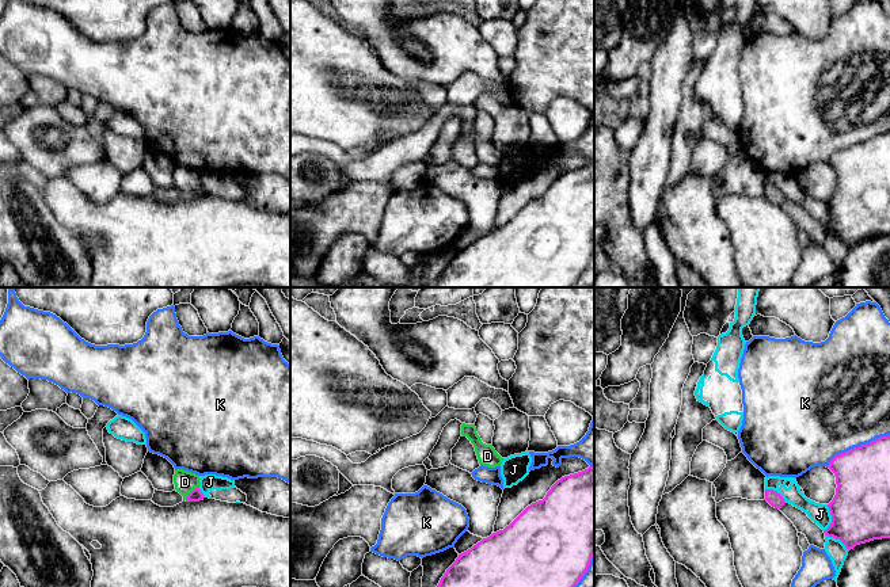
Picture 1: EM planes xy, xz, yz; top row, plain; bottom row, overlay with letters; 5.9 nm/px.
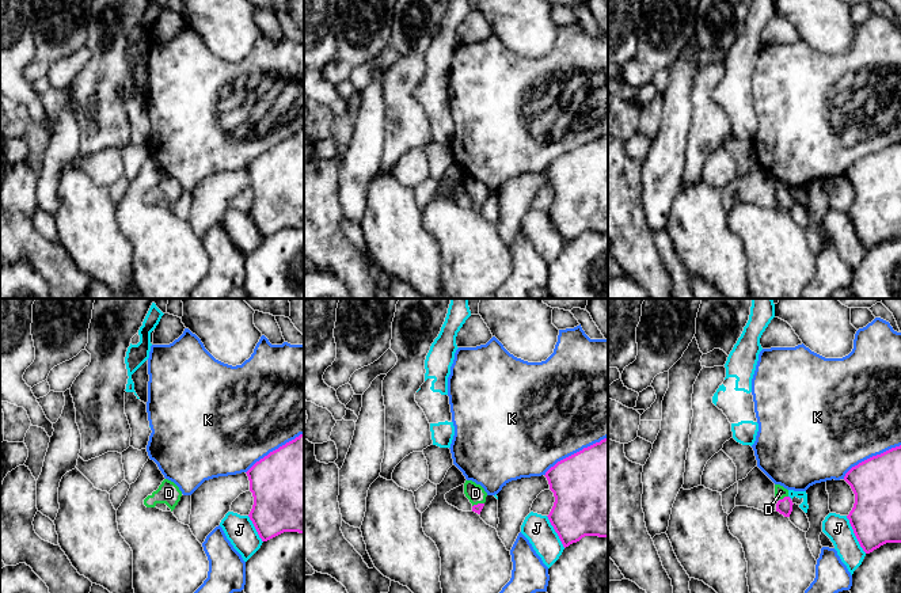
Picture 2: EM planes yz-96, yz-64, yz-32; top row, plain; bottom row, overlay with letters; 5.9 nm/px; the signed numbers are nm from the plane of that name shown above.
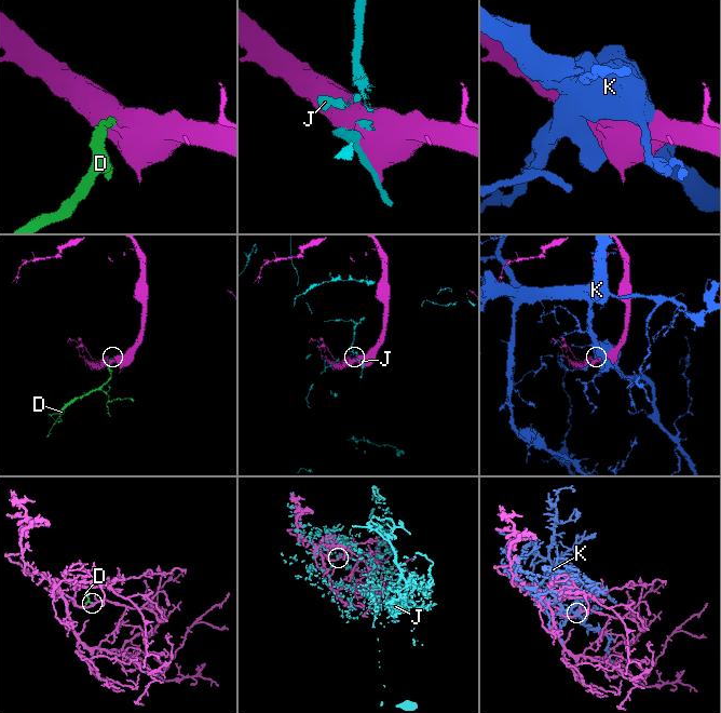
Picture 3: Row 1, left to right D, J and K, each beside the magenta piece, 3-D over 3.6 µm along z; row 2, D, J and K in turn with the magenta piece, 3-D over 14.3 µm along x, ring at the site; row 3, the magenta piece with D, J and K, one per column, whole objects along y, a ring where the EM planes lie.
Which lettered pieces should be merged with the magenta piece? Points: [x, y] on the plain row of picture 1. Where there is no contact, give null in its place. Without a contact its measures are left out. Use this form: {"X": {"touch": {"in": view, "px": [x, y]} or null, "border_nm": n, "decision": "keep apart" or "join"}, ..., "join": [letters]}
{"D": {"touch": {"in": "xy", "px": [190, 189]}, "border_nm": 120, "decision": "join"}, "J": {"touch": {"in": "yz", "px": [832, 214]}, "border_nm": 160, "decision": "keep apart"}, "K": {"touch": {"in": "yz", "px": [856, 144]}, "border_nm": 420, "decision": "keep apart"}, "join": ["D"]}

